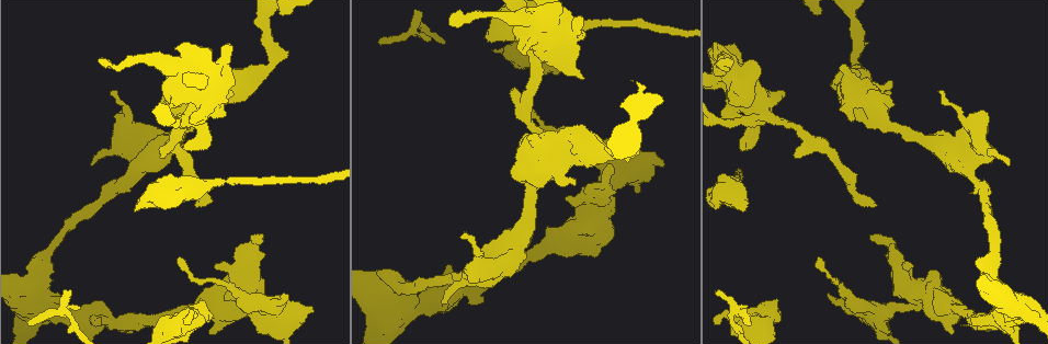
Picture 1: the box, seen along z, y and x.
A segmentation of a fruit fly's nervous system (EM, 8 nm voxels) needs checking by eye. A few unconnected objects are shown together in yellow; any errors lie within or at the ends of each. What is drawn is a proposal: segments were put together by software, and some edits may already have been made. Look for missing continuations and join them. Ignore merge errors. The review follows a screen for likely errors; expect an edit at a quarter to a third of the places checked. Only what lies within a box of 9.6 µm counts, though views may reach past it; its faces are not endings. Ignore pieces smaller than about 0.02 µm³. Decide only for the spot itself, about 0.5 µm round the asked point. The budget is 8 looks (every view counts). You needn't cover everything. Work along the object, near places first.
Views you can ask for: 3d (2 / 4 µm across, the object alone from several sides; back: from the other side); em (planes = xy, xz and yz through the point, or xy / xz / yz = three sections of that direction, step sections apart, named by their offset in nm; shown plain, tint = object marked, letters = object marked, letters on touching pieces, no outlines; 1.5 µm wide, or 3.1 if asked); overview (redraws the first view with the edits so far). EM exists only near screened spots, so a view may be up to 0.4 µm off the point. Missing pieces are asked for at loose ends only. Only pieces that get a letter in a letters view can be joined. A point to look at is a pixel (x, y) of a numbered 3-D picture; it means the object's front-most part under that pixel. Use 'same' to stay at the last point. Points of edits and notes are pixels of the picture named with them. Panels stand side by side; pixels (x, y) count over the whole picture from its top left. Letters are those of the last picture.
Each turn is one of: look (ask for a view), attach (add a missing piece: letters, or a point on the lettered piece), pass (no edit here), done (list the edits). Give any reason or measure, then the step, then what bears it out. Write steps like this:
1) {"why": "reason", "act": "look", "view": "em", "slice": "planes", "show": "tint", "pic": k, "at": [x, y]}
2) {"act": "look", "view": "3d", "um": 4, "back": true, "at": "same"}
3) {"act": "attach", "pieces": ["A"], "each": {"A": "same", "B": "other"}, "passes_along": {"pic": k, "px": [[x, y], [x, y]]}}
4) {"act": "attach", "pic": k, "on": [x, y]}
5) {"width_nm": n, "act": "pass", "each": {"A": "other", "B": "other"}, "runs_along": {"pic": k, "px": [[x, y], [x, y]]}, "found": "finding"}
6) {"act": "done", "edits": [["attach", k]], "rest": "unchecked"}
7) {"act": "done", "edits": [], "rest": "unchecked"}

{"why": "free end", "act": "look", "view": "3d", "um": 2, "pic": 1, "at": [717, 291]}

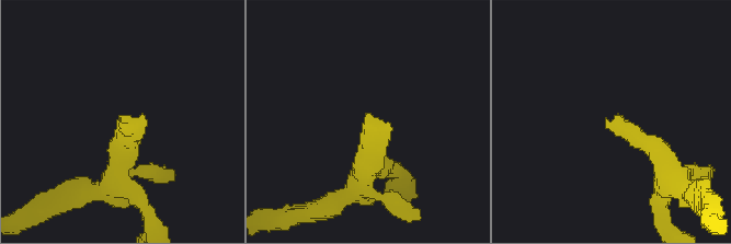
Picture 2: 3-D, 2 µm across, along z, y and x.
{"act": "look", "view": "em", "slice": "xy", "step": 4, "show": "letters", "pic": 2, "at": [144, 119]}

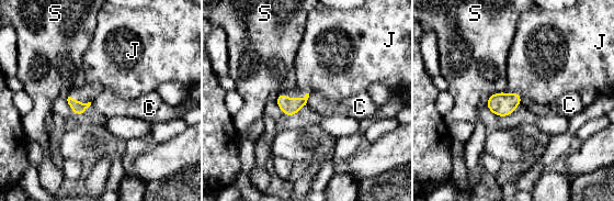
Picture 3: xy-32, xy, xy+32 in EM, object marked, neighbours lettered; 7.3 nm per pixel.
{"act": "look", "view": "em", "slice": "planes", "show": "letters", "at": "same"}

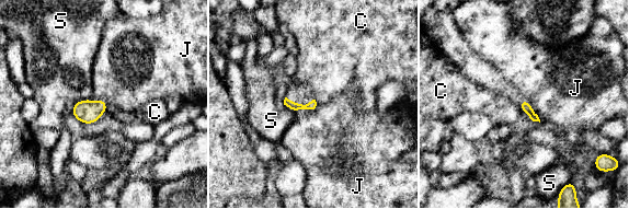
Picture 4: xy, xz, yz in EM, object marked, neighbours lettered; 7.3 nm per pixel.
{"act": "pass", "each": {"C": "other", "J": "other", "S": "other"}, "found": "no lettered piece goes on from it"}

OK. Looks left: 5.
{"why": "an open end", "act": "look", "view": "em", "slice": "planes", "show": "letters", "pic": 1, "at": [485, 36]}

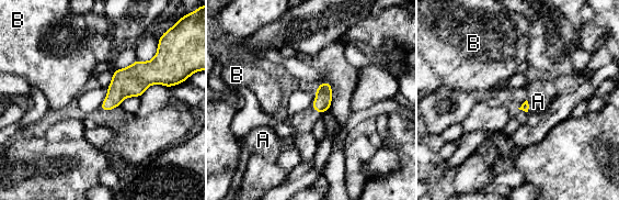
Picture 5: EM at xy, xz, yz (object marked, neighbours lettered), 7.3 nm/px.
{"act": "attach", "pic": 5, "on": [538, 101], "each": {"A": "same", "B": "other"}, "found": "the neuron continues"}

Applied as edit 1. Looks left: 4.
{"why": "an open end", "act": "look", "view": "em", "slice": "planes", "show": "letters", "pic": 1, "at": [199, 206]}

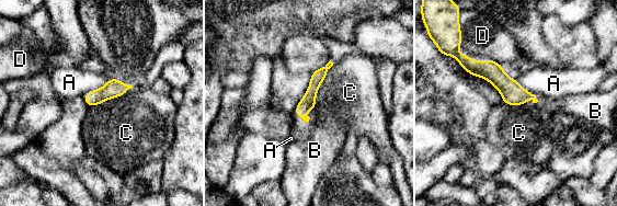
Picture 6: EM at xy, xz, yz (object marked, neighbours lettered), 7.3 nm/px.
{"act": "attach", "pic": 6, "on": [309, 146], "each": {"A": "other", "B": "same", "C": "other", "D": "other"}, "found": "it goes on there"}

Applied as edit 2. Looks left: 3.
{"why": "free end", "act": "look", "view": "3d", "um": 4, "back": true, "pic": 1, "at": [819, 258]}

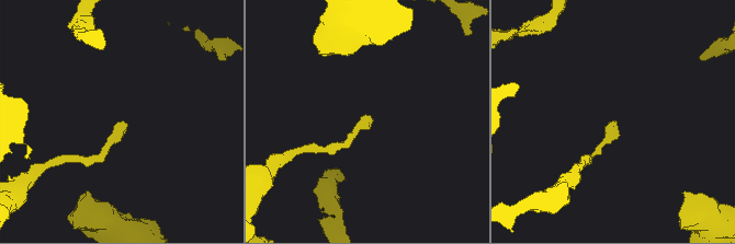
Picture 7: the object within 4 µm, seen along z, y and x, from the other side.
{"act": "look", "view": "em", "slice": "planes", "show": "letters", "pic": 7, "at": [368, 118]}

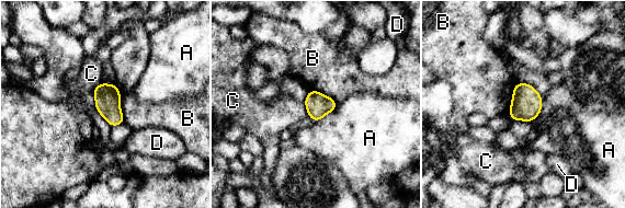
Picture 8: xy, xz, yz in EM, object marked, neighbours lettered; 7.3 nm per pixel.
{"act": "pass", "each": {"A": "other", "B": "other", "C": "other", "D": "other"}, "border": {"pic": 8, "px": [[118, 90], [120, 108], [125, 122]]}, "found": "none of them fits"}

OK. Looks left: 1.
{"act": "done", "edits": [["attach", 5], ["attach", 6]], "rest": "unchecked"}

